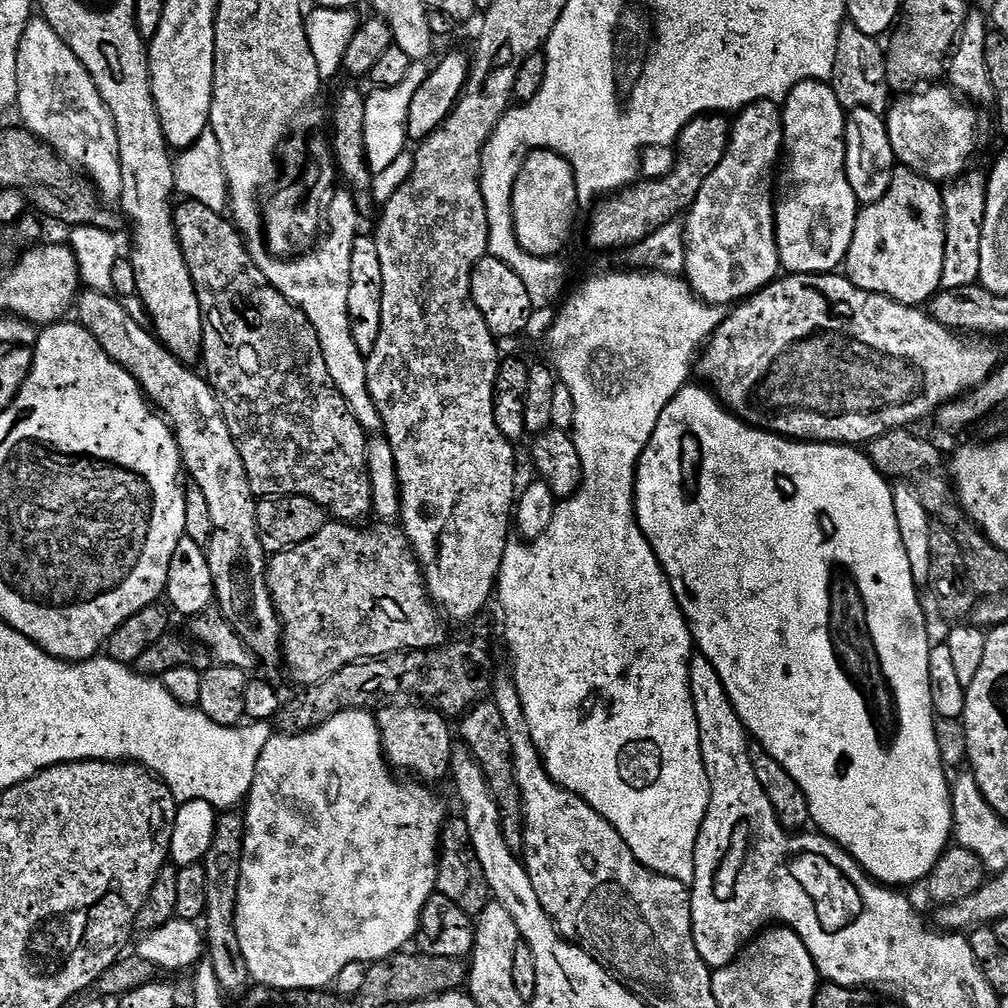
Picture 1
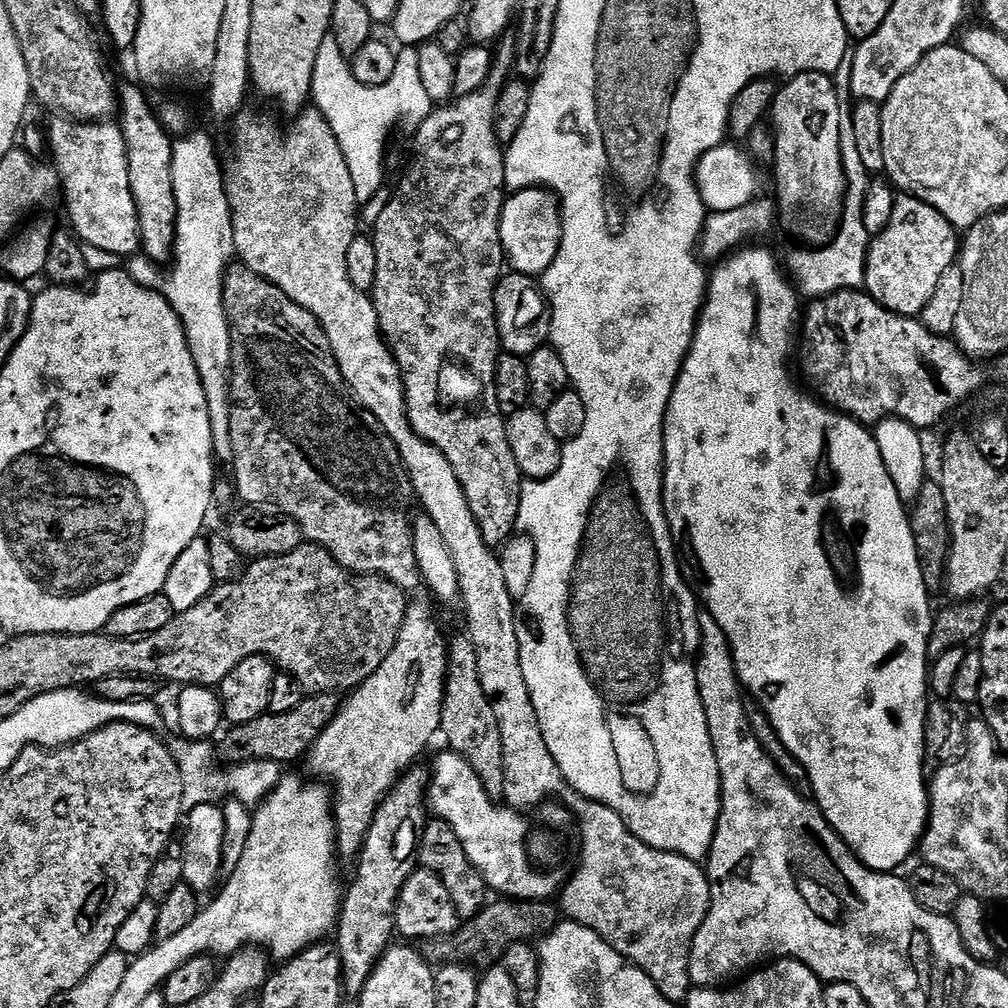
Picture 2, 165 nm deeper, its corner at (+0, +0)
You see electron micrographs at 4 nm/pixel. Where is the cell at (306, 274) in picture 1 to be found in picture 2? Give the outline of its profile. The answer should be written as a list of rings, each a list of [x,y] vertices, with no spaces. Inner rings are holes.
[[[248,110],[241,111],[235,117],[236,169],[230,172],[226,187],[232,207],[236,256],[250,270],[281,288],[291,300],[298,302],[298,306],[310,310],[310,314],[318,318],[318,322],[324,327],[324,333],[330,338],[334,358],[349,393],[369,417],[373,416],[371,419],[378,425],[379,431],[385,432],[394,446],[398,446],[404,469],[412,479],[415,499],[420,499],[420,504],[424,507],[421,509],[431,518],[434,526],[438,526],[442,539],[446,541],[450,558],[454,558],[454,570],[458,570],[462,609],[468,615],[466,635],[476,647],[482,690],[486,690],[486,698],[492,703],[494,718],[498,718],[498,730],[502,734],[504,800],[507,807],[528,814],[531,813],[531,808],[536,810],[547,805],[551,796],[561,796],[564,799],[561,800],[563,807],[572,813],[578,825],[580,856],[578,852],[578,863],[558,896],[563,915],[565,912],[569,921],[594,930],[594,934],[598,934],[610,947],[618,950],[618,954],[622,954],[628,963],[642,969],[673,1006],[683,1005],[694,988],[688,969],[692,957],[692,940],[704,925],[704,919],[712,908],[712,887],[707,871],[695,860],[673,852],[663,852],[642,842],[630,831],[618,813],[599,804],[597,800],[587,800],[570,788],[558,762],[554,762],[554,754],[550,754],[550,746],[546,746],[546,738],[542,738],[542,726],[538,726],[538,714],[534,714],[534,702],[530,698],[526,678],[522,678],[522,639],[520,640],[520,632],[516,629],[517,601],[513,600],[506,588],[500,557],[482,538],[482,530],[470,510],[470,502],[466,502],[466,494],[450,462],[435,446],[420,437],[408,421],[404,379],[398,362],[392,357],[392,350],[381,333],[376,305],[372,303],[369,293],[356,289],[346,270],[346,254],[350,254],[350,242],[354,242],[358,235],[358,201],[354,178],[342,154],[342,146],[338,146],[338,138],[334,138],[334,130],[328,125],[328,119],[319,114],[308,115],[303,115],[300,118],[302,120],[289,132],[283,132],[274,121],[267,120],[264,116],[251,116]]]

